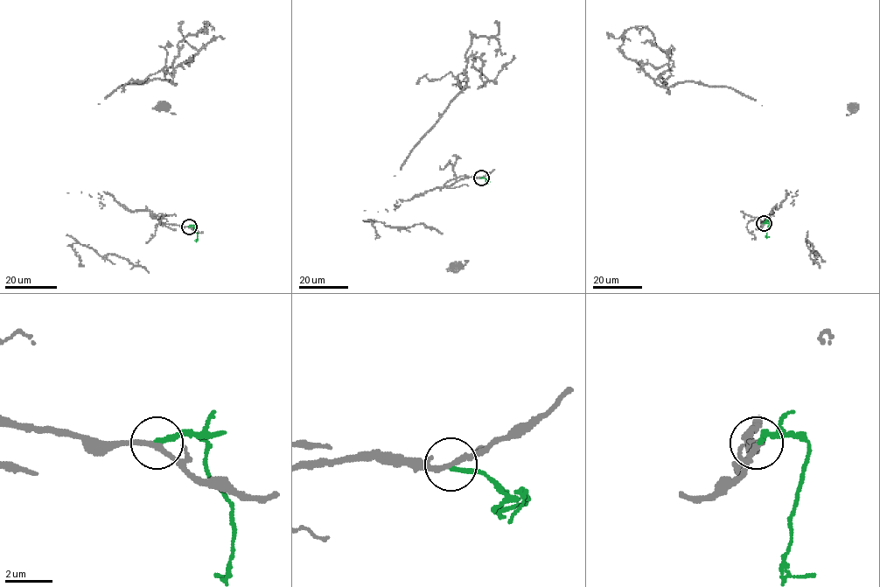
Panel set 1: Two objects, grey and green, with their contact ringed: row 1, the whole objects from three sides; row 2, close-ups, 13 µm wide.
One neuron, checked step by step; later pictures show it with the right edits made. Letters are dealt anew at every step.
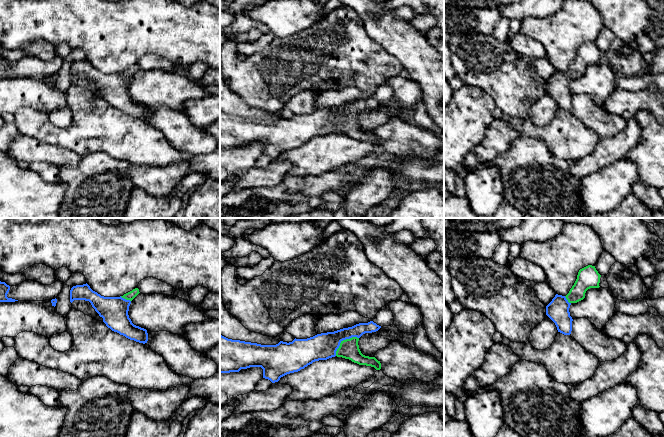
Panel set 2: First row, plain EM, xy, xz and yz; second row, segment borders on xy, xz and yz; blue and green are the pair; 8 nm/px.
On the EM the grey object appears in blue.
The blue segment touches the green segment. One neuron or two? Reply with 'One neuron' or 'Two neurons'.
One neuron

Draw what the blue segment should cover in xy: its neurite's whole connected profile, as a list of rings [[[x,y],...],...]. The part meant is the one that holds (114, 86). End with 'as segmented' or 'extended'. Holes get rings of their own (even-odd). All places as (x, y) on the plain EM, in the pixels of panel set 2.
[[[86,59],[71,64],[70,78],[89,77],[108,104],[130,116],[145,120],[148,117],[147,106],[134,101],[128,91],[131,77],[139,69],[139,65],[135,64],[120,73],[104,73],[93,67]]]; extended

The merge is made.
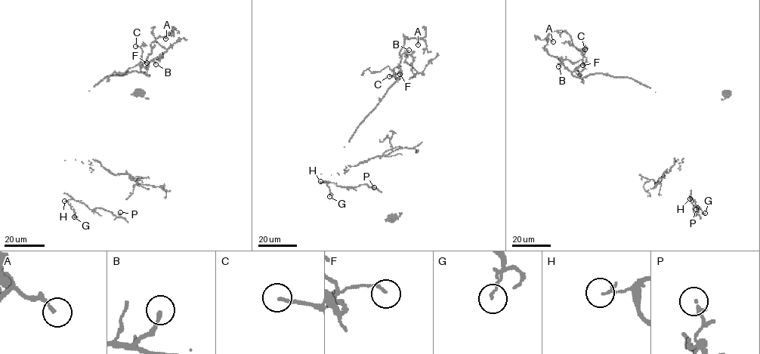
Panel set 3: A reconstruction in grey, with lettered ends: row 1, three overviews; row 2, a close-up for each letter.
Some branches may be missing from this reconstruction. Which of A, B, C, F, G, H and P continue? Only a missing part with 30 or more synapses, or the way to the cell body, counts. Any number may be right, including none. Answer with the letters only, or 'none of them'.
A

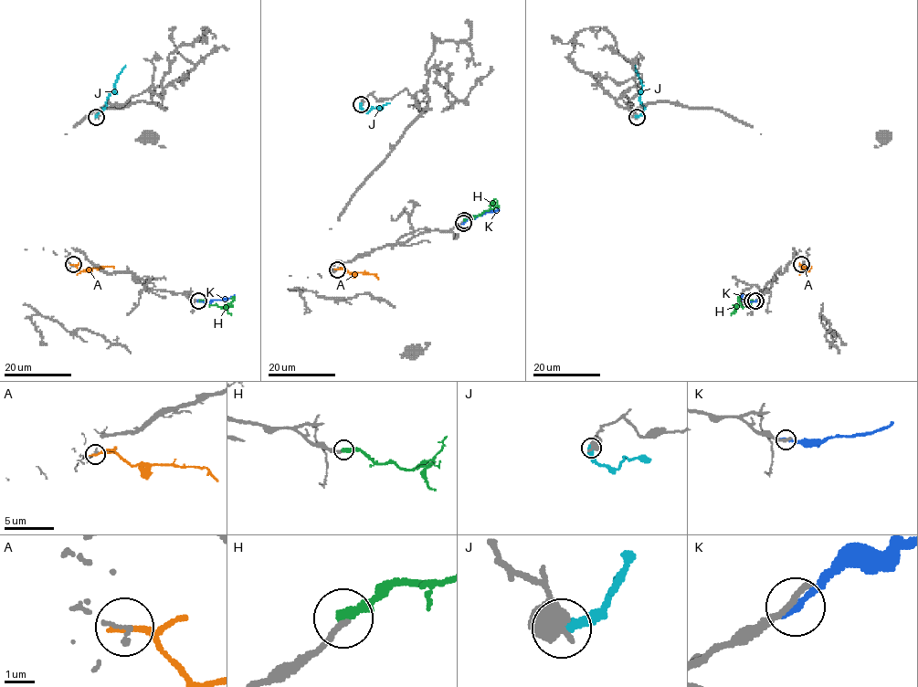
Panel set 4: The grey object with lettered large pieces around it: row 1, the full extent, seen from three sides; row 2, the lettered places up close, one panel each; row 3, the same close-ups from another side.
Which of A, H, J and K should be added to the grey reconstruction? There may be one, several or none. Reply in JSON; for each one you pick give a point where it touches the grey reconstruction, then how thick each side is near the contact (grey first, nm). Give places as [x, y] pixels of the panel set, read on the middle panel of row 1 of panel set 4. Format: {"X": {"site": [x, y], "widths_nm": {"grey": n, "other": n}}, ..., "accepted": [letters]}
{"H": {"site": [464, 220], "widths_nm": {"grey": 200, "other": 360}}, "accepted": ["H"]}

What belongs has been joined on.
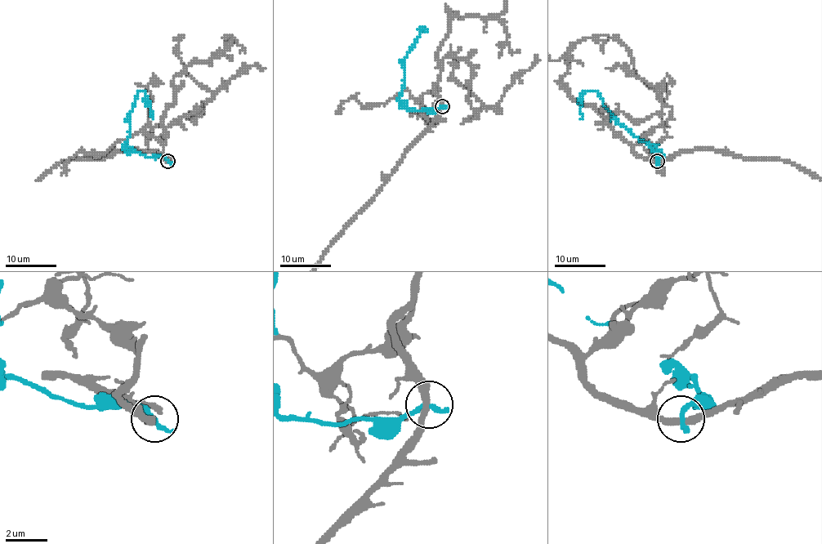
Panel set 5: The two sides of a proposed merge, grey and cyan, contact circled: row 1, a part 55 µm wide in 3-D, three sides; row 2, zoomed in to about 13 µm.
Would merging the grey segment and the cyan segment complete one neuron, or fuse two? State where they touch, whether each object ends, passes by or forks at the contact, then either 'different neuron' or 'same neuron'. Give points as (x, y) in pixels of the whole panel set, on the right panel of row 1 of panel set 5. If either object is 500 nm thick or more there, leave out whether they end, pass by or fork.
at (657, 161); grey passes by; cyan ends there; different neuron

